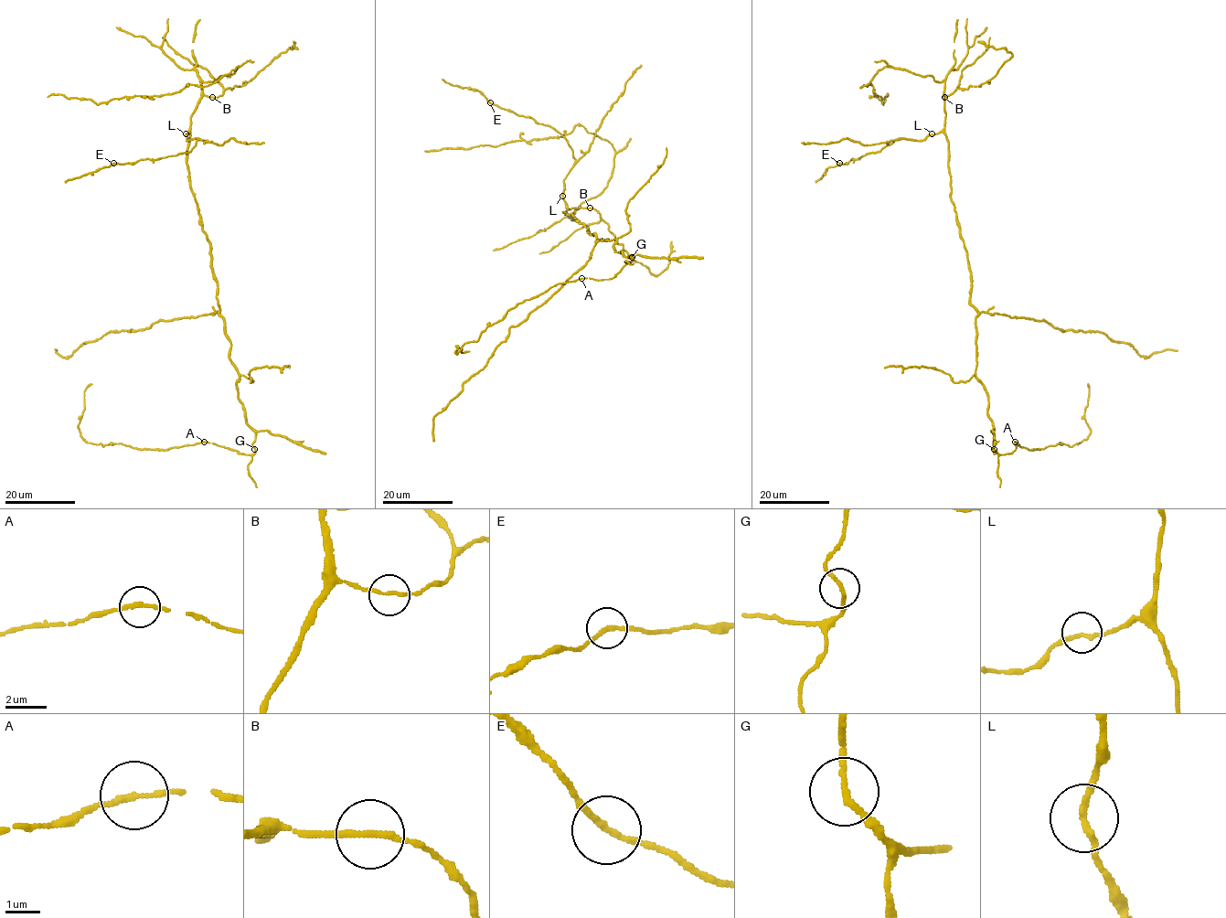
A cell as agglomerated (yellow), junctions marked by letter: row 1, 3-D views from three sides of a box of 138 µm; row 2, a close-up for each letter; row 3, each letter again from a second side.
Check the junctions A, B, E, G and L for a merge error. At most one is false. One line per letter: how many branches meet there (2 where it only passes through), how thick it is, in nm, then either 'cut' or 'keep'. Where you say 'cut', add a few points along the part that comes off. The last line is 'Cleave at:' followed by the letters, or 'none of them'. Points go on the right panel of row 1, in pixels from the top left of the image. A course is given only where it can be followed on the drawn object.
A: 2 branches meet; 170 nm thick; keep
B: 2 branches meet; 170 nm thick; keep
E: 2 branches meet; 170 nm thick; keep
G: 2 branches meet; 170 nm thick; keep
L: 2 branches meet; 180 nm thick; keep
Cleave at: none of them

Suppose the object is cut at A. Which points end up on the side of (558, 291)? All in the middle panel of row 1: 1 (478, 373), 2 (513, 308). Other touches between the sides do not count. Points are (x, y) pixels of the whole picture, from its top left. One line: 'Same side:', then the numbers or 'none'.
Same side: 1

